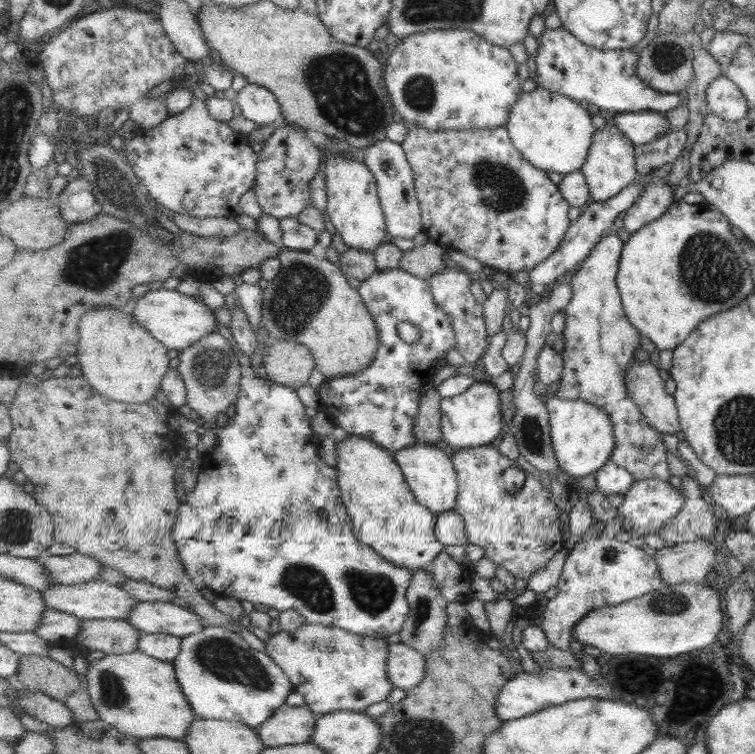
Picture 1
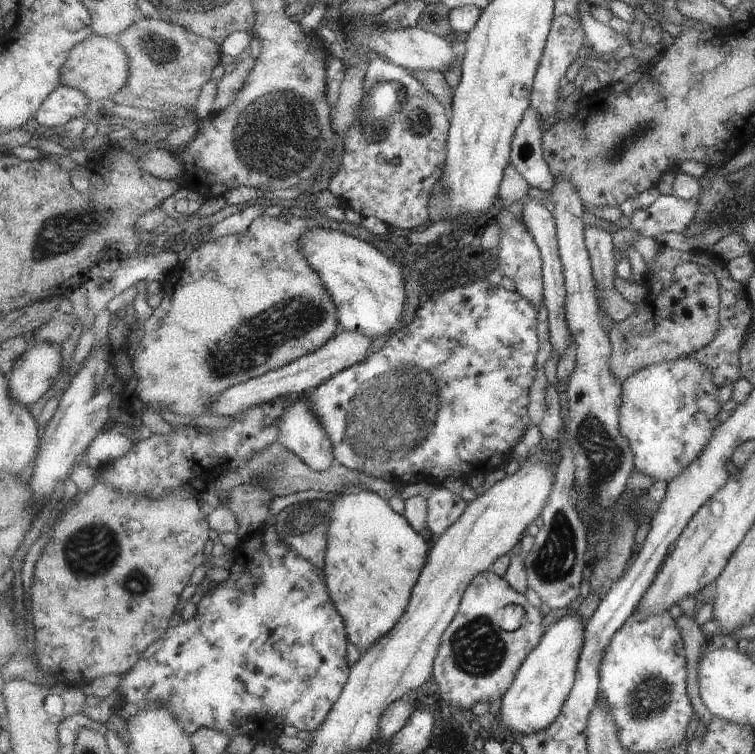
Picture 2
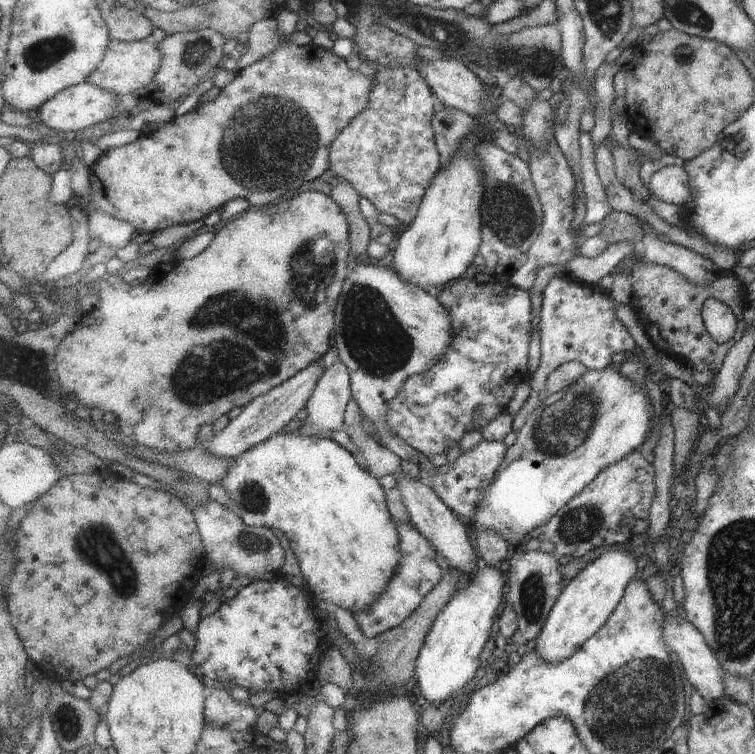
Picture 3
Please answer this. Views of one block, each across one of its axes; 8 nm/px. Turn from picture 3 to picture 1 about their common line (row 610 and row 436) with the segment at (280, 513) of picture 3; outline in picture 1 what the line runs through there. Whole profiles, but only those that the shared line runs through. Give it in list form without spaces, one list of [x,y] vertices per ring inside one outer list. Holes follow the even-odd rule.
[[[358,434],[338,444],[338,480],[357,536],[400,568],[414,572],[431,567],[446,548],[437,535],[438,514],[414,495],[395,452]]]

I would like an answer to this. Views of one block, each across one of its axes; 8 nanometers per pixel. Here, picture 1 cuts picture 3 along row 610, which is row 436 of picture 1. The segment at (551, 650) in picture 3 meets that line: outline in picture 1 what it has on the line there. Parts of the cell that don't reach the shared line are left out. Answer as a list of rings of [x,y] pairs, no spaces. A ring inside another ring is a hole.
[[[553,394],[547,395],[547,405],[551,414],[554,447],[562,471],[580,479],[597,473],[613,460],[617,451],[617,431],[607,410],[588,400],[564,400]]]

